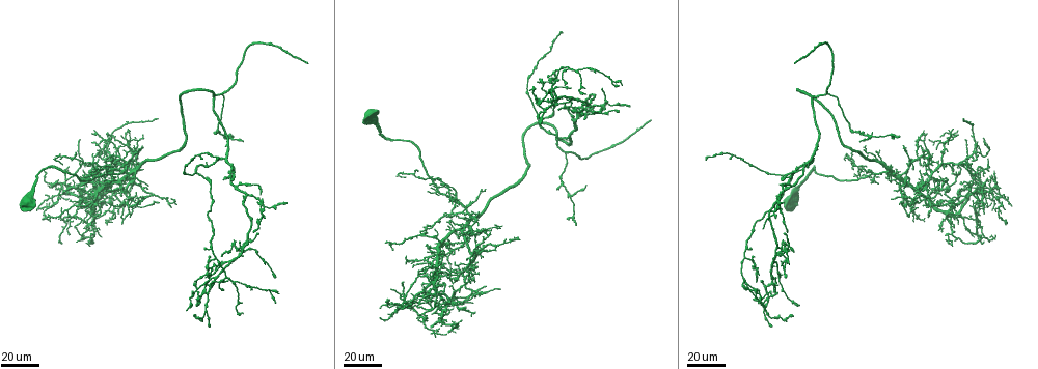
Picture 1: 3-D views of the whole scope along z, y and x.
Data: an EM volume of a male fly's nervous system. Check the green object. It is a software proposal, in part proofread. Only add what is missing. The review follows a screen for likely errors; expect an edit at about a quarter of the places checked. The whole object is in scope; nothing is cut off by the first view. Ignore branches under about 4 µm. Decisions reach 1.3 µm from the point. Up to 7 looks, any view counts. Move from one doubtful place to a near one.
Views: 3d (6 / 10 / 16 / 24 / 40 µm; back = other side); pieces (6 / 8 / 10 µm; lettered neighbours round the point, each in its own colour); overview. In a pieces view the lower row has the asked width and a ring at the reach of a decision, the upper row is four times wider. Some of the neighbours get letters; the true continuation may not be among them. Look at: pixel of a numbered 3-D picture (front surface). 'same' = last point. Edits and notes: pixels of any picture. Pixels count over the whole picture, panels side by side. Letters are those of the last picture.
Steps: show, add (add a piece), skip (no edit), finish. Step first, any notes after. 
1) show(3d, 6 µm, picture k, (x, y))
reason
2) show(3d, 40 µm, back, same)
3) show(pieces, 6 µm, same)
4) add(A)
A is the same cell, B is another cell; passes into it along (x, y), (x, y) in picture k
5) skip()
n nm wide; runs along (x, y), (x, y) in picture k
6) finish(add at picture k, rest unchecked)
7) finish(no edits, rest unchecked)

show(3d, 40 µm, picture 1, (796, 61))
free end

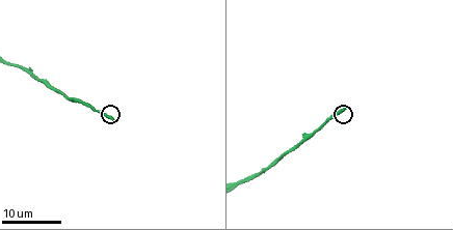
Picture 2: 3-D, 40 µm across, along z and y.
show(pieces, 6 µm, picture 2, (346, 109))

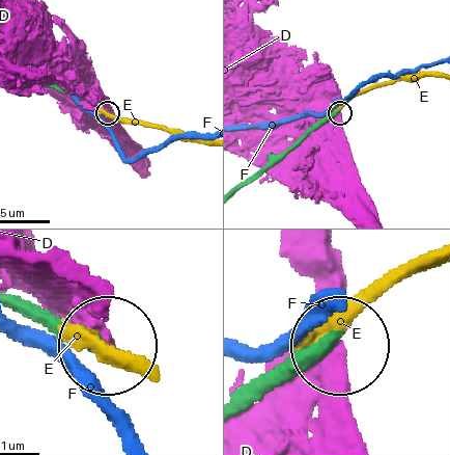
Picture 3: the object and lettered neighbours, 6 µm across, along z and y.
add(E)
300 nm wide; E is the same cell, D and F are other cells; passes into it along (244, 408), (310, 346), (431, 266) in picture 3; it goes on there

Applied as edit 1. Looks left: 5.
show(3d, 24 µm, picture 1, (603, 89))
end of a long branch

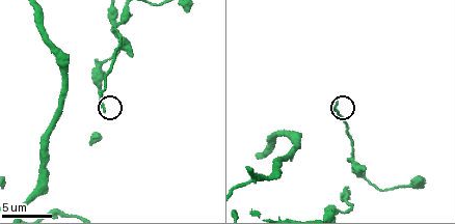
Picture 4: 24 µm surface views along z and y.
show(pieces, 10 µm, picture 4, (337, 103))

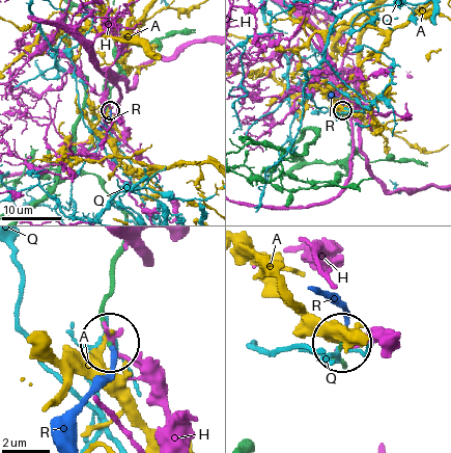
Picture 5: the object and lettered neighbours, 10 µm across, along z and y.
add(R)
160 nm wide; R is the same cell, A, H and Q are other cells; passes into it along (112, 281), (101, 320), (112, 368), (78, 416), (77, 440) in picture 5; it goes on there

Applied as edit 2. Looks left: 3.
finish(add at picture 3, add at picture 5, rest unchecked)

